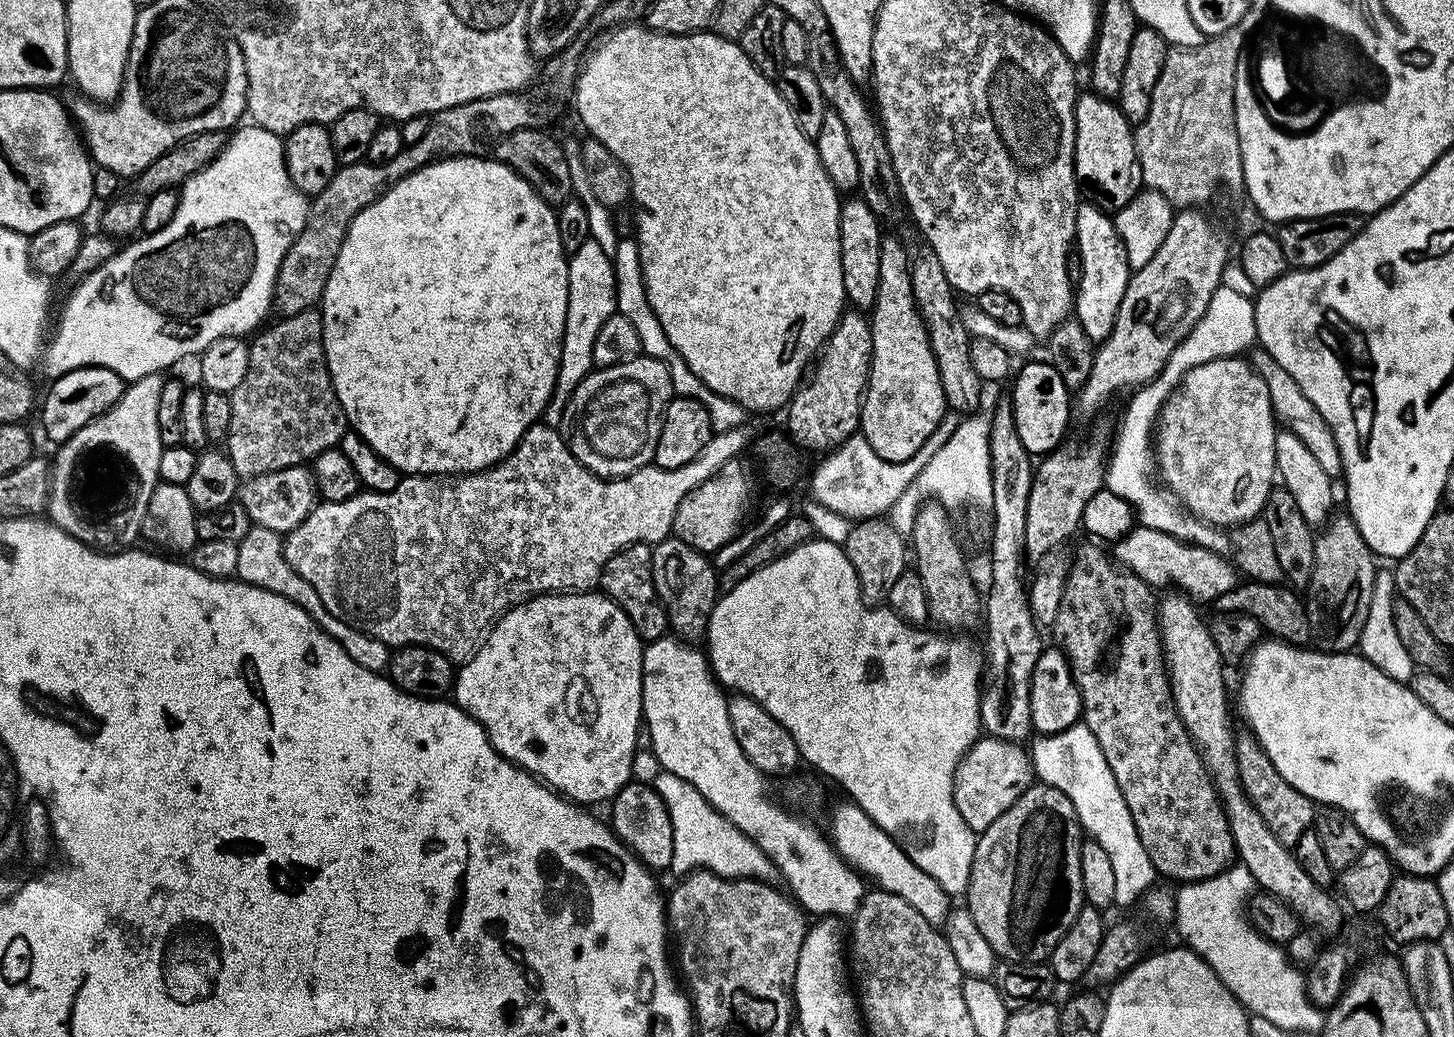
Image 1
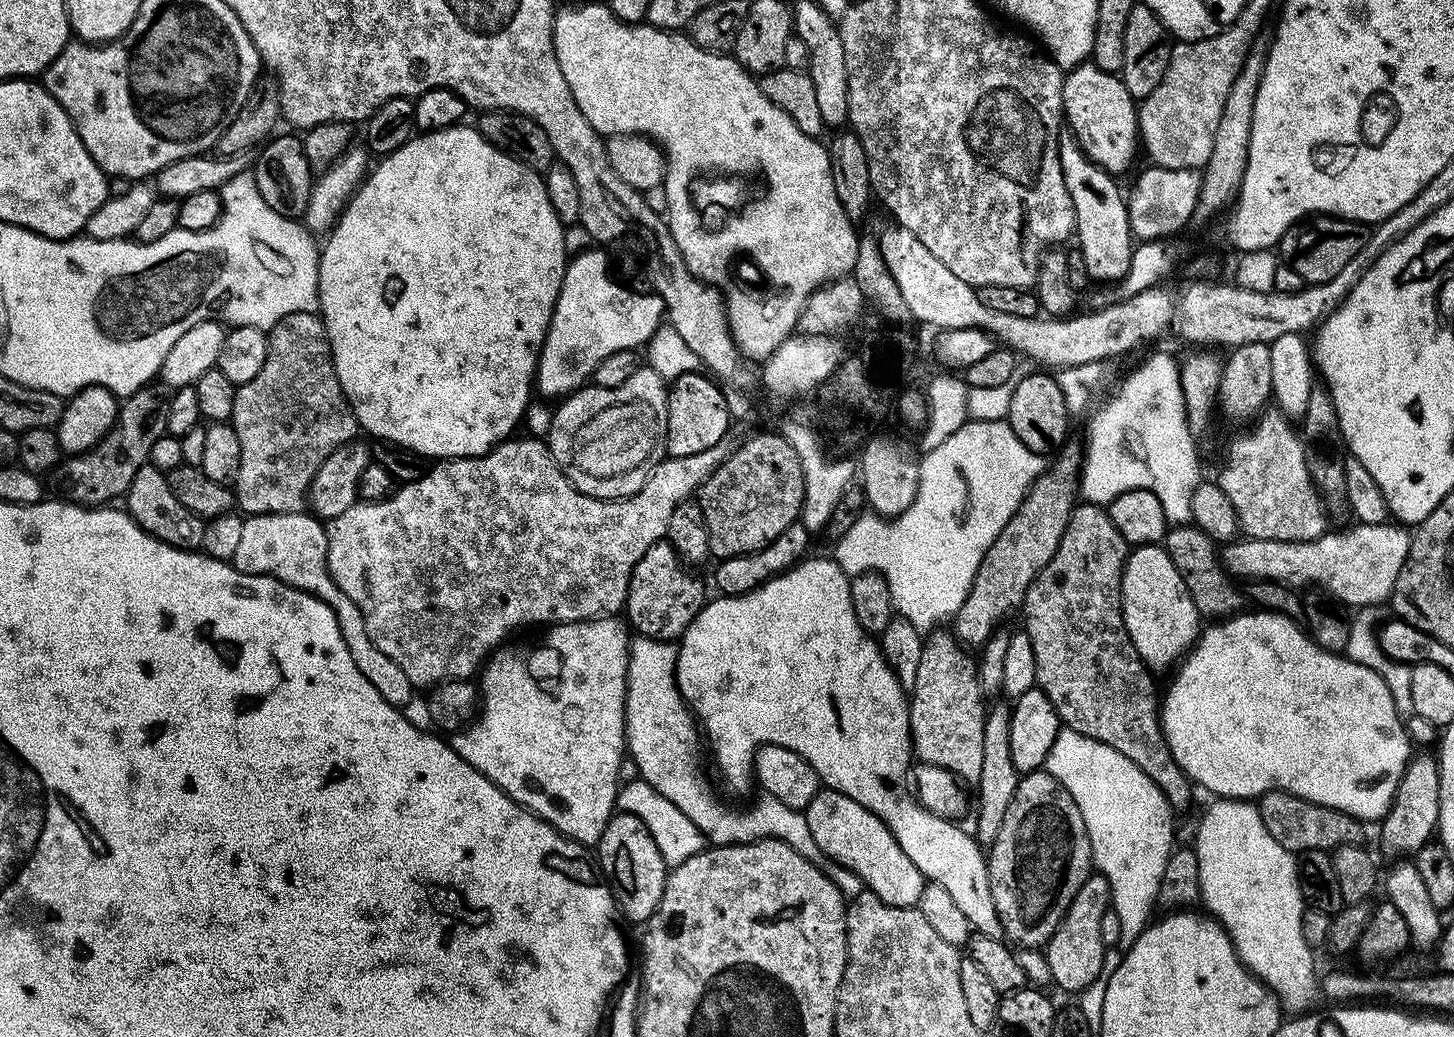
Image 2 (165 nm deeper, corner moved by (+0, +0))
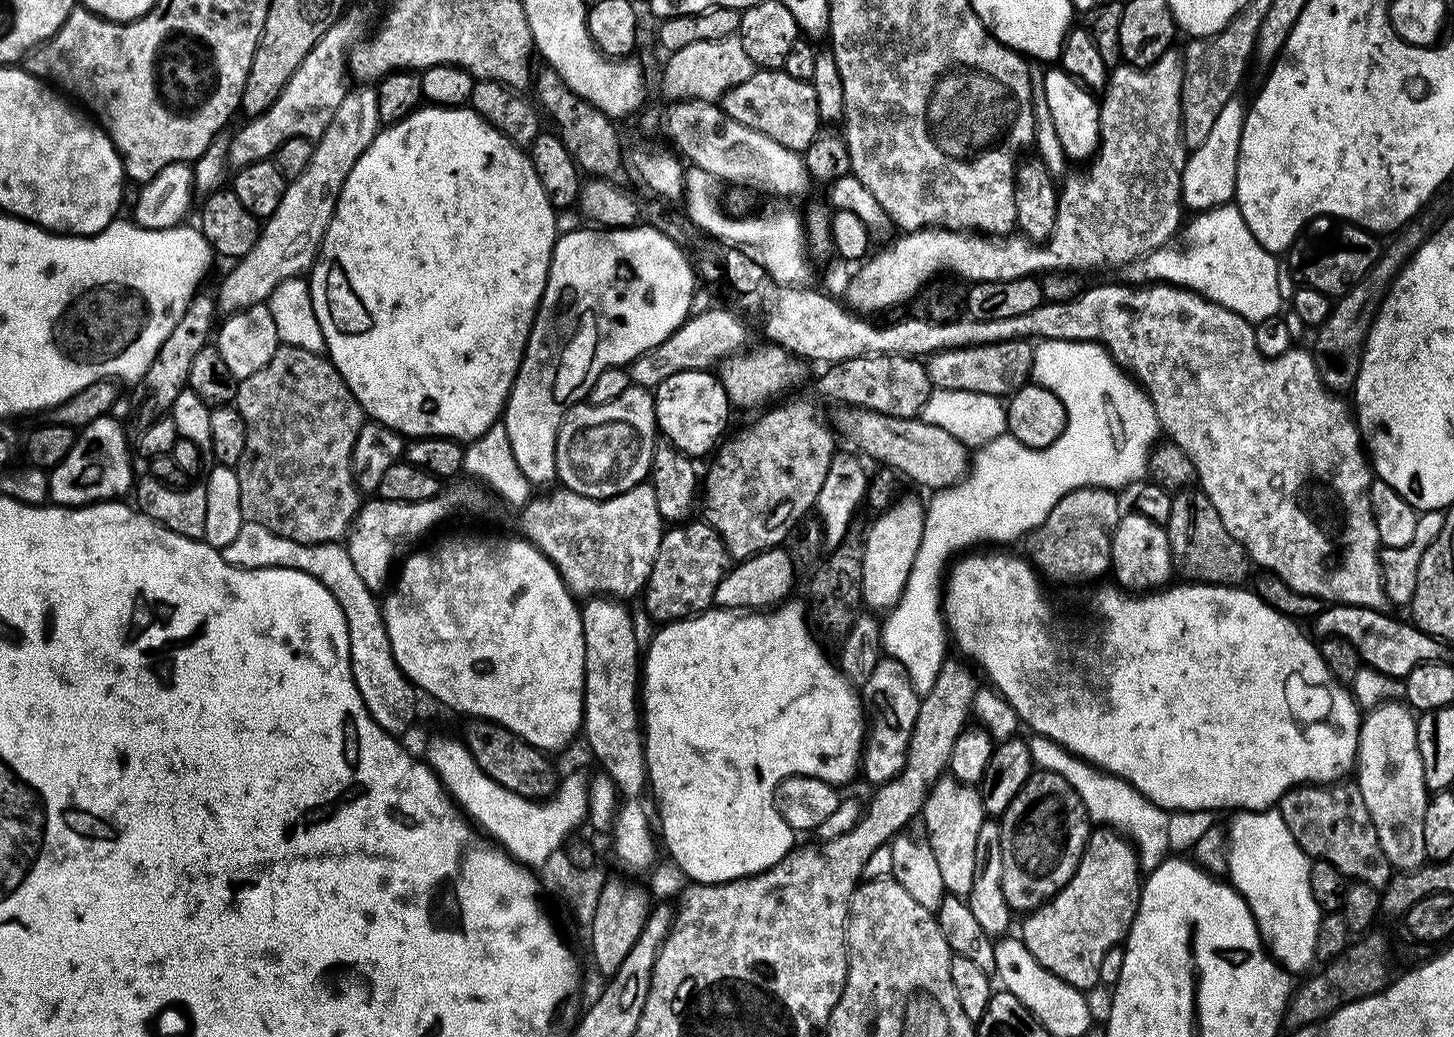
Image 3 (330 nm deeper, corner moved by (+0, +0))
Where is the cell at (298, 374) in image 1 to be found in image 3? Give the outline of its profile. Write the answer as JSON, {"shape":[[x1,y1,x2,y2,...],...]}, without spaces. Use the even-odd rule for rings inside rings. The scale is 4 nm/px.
{"shape":[[281,344,258,374,237,383,234,407,246,422,246,450,235,467,245,521,303,544,343,541,362,507,362,493,352,475,352,451,366,417,327,355]]}

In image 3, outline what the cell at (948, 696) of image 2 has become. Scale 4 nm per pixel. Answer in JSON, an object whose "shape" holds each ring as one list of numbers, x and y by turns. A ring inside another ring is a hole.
{"shape":[[945,774,937,780,929,792,922,821,928,845,934,850,934,858,938,858,938,867,942,870,942,882,951,895,968,898,973,895,976,879,976,847,978,846,978,830,982,830,986,819,984,806,980,802,980,793,971,785,961,784]]}

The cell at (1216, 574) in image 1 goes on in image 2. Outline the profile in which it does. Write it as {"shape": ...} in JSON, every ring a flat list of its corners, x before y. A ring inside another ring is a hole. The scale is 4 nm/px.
{"shape":[[1358,522,1354,526,1348,531,1327,531,1316,540,1236,540,1223,547,1222,564,1236,578,1274,580,1295,588,1319,586,1352,608,1383,605,1382,602,1391,597,1398,574,1409,556,1411,531,1392,522]]}

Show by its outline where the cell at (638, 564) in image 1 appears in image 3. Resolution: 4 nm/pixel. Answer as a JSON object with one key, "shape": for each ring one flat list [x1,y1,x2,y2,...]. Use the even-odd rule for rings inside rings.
{"shape":[[692,523,669,527,660,537,650,578,644,584,642,601,645,610,649,619,660,626,709,611,713,607,714,590,718,590,718,582,722,582,730,567,726,546,712,525]]}

